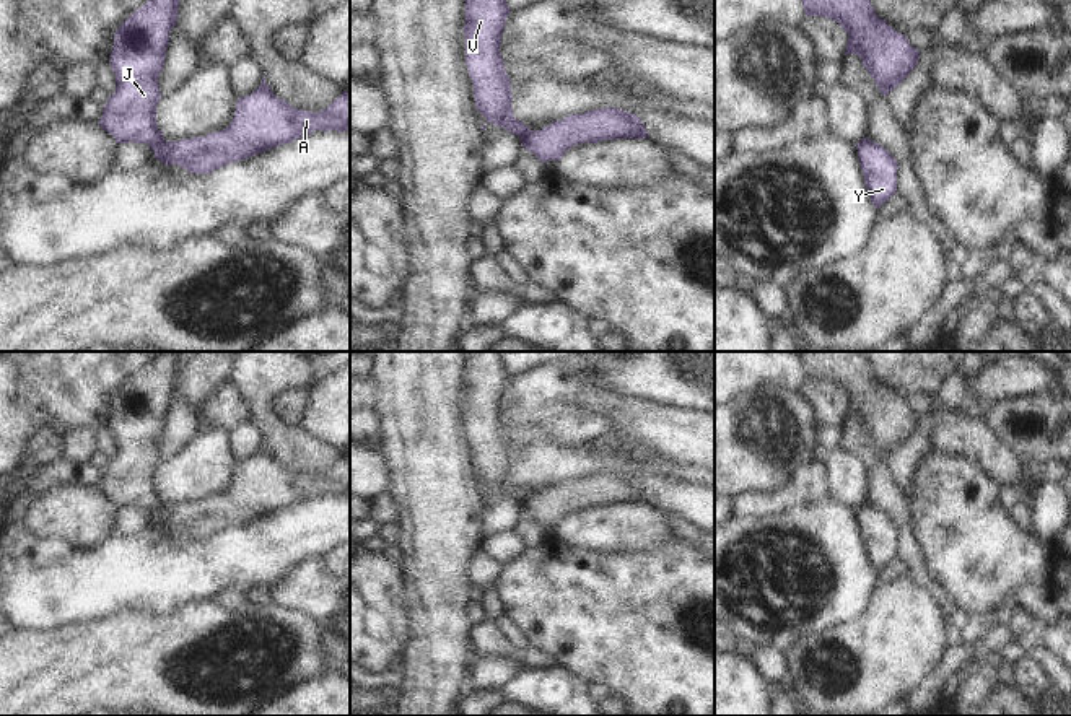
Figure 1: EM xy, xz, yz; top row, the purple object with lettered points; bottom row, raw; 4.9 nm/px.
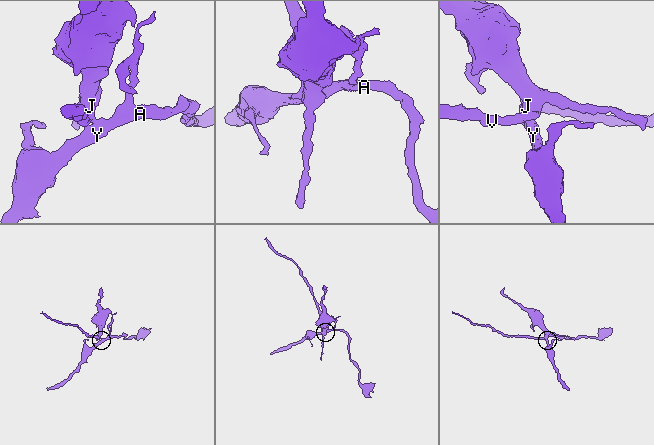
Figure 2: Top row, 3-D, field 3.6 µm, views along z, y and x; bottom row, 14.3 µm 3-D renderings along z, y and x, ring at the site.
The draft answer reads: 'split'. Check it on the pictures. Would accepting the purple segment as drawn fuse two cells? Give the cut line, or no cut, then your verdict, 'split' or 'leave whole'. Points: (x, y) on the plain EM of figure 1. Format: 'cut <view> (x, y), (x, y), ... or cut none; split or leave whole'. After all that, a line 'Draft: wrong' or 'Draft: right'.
cut xy (165, 506), (153, 516); split
Draft: right

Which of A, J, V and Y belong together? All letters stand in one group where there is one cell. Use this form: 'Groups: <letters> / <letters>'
Groups: A Y / J V

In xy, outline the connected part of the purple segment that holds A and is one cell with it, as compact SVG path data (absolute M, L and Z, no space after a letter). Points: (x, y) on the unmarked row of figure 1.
M262 441L260 451L236 467L231 488L205 501L164 506L155 517L166 530L177 529L194 539L208 539L230 527L247 524L314 495L350 495L350 457L321 477L291 472L277 462Z

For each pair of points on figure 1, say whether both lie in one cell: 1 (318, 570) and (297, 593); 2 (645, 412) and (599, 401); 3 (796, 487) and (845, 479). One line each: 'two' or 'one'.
1: one
2: one
3: two

